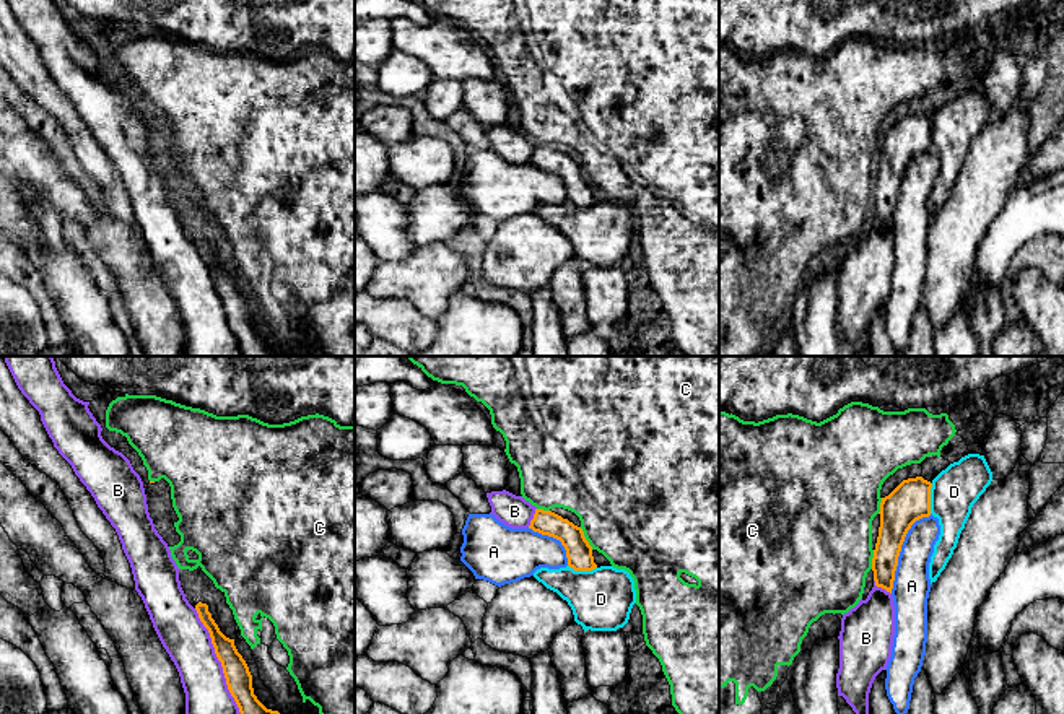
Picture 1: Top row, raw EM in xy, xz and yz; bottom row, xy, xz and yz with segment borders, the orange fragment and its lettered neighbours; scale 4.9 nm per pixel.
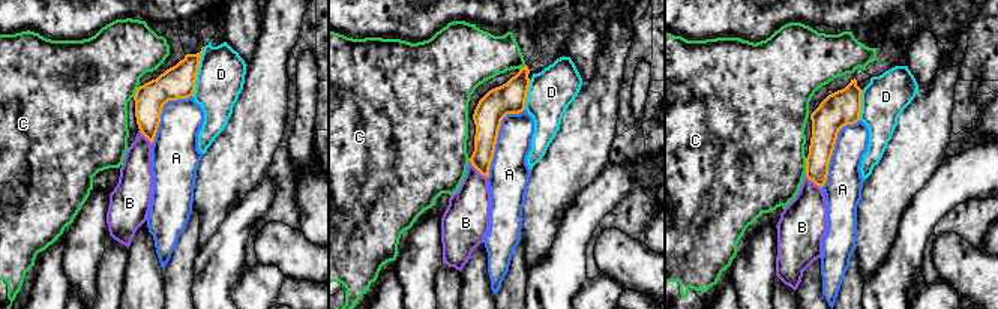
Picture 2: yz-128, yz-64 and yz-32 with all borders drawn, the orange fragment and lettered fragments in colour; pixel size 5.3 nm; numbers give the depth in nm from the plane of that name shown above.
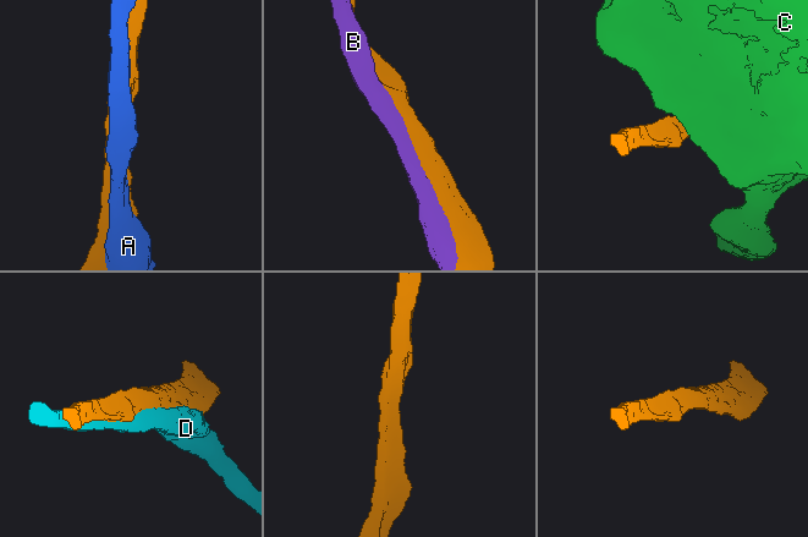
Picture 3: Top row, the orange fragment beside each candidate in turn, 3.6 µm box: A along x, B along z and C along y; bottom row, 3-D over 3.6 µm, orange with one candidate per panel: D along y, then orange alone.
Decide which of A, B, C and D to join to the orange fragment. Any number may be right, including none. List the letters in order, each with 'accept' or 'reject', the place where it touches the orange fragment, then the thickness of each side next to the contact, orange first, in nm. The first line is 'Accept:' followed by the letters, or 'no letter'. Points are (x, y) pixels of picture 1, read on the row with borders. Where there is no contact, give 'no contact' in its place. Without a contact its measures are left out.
Accept: no letter
A: reject; meets orange in yz at (900, 550); 200 nm thick on the orange side, 190 nm on the other
B: reject; meets orange in xy at (218, 659); 130 nm thick on the orange side, 220 nm on the other
C: reject; meets orange in xz at (584, 539); 130 nm thick on the orange side, 480 nm on the other
D: reject; meets orange in yz at (929, 498); 200 nm thick on the orange side, 220 nm on the other

